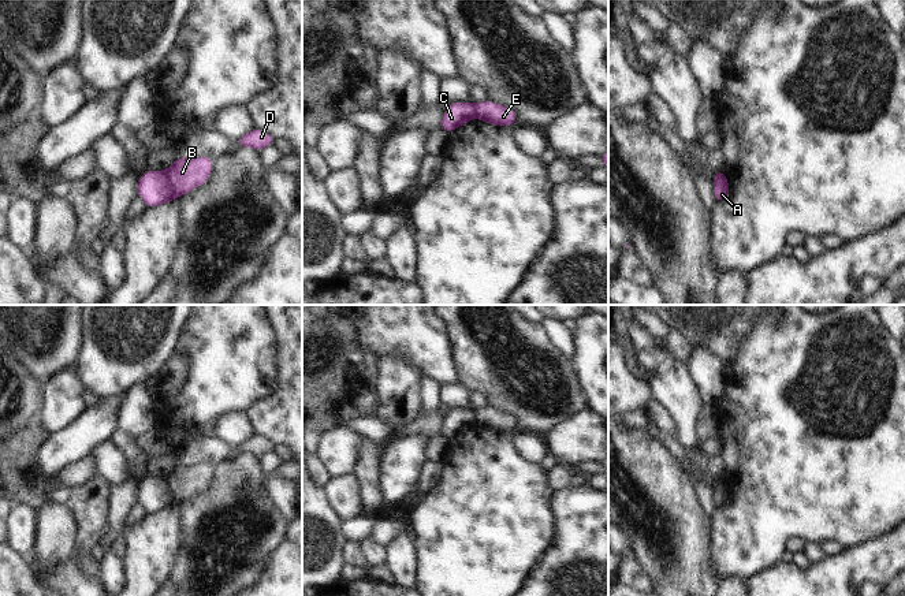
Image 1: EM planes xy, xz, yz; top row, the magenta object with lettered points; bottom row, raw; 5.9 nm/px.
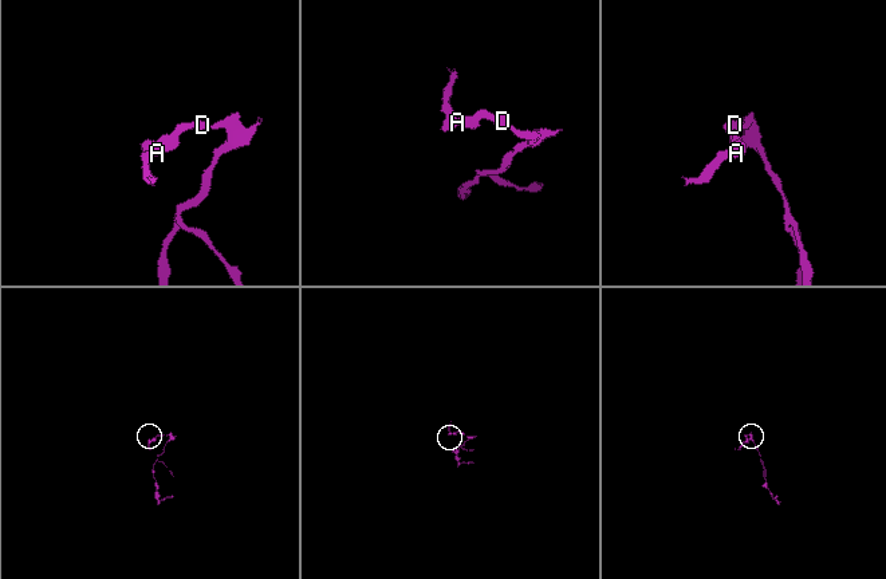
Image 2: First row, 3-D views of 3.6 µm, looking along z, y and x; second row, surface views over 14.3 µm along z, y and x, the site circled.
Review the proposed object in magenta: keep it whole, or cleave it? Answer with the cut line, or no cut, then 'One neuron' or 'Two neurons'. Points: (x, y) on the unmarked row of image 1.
Split along xy (166, 477), (166, 484), (175, 503). Two neurons.

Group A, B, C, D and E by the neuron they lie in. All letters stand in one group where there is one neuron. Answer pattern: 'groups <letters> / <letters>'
groups A C / B D E

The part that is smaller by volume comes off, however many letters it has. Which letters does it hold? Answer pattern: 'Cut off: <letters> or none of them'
Cut off: A, C.

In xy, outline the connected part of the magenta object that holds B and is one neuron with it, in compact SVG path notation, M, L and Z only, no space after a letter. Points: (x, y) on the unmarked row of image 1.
M208 462L200 463L178 463L170 474L167 474L167 485L176 503L202 492L208 488L213 473L213 465Z

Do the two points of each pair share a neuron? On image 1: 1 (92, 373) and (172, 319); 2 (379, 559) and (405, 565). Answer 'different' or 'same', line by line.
1: same
2: different

